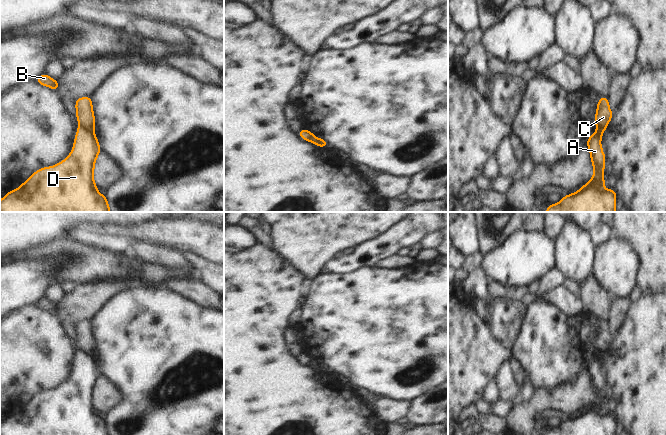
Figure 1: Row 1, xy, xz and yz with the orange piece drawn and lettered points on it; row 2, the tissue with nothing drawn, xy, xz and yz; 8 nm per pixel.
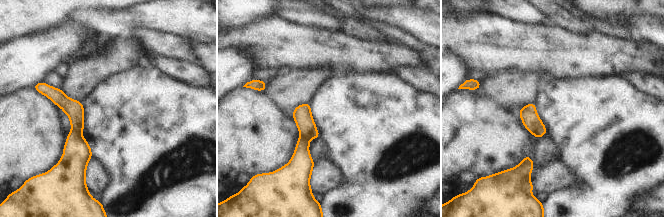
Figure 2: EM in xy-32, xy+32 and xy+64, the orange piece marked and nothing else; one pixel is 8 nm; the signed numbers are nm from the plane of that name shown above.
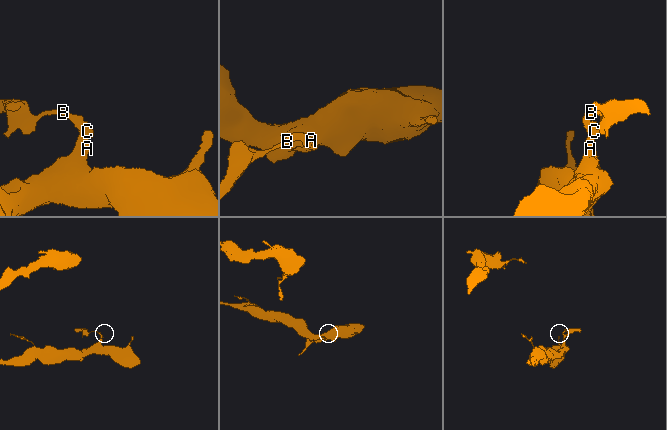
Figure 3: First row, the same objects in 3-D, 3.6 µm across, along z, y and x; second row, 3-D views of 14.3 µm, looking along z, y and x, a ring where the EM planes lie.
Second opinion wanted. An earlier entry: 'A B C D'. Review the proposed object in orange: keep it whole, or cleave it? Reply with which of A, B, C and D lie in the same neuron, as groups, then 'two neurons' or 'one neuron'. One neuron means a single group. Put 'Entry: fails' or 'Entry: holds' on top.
Entry: fails
groups A D / B C; two neurons

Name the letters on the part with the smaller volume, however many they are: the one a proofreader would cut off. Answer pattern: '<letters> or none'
B, C

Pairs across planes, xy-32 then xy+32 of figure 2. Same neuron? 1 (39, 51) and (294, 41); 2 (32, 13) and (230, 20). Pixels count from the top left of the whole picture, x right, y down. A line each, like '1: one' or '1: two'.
1: two
2: one

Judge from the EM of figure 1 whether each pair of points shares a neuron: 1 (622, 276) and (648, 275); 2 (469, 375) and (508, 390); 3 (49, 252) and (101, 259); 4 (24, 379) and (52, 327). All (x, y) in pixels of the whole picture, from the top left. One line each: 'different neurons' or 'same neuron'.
1: different neurons
2: different neurons
3: same neuron
4: same neuron

